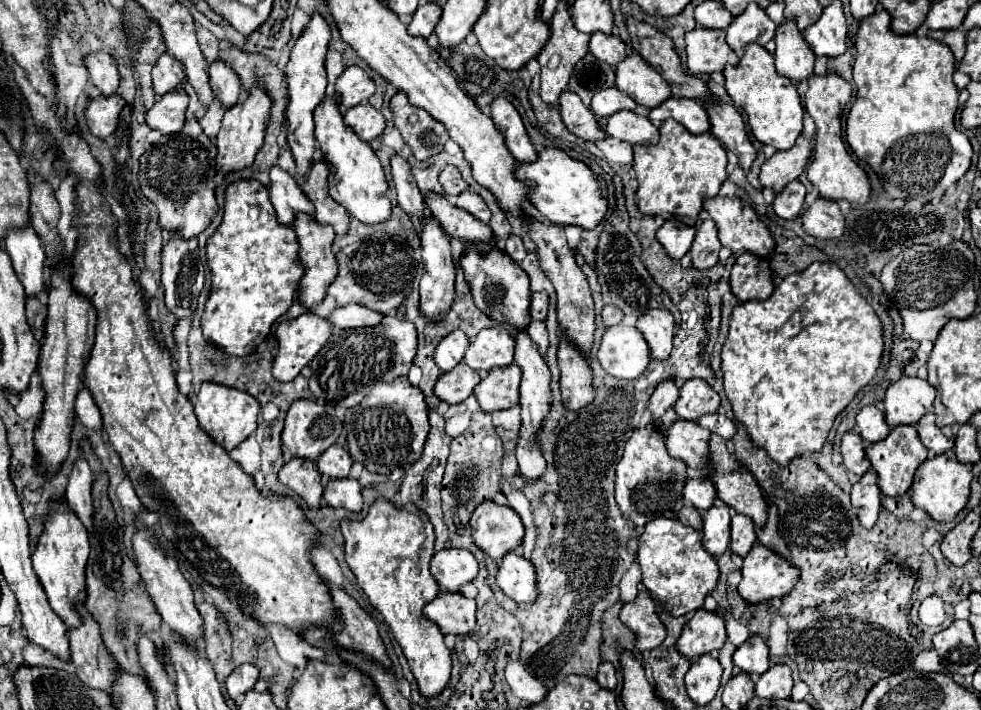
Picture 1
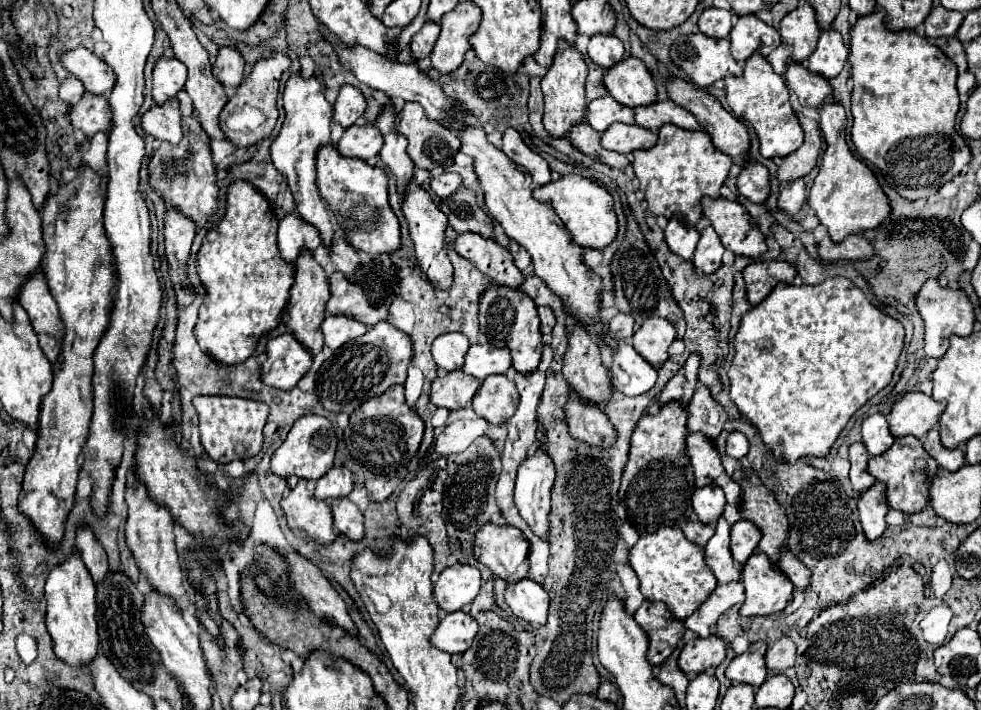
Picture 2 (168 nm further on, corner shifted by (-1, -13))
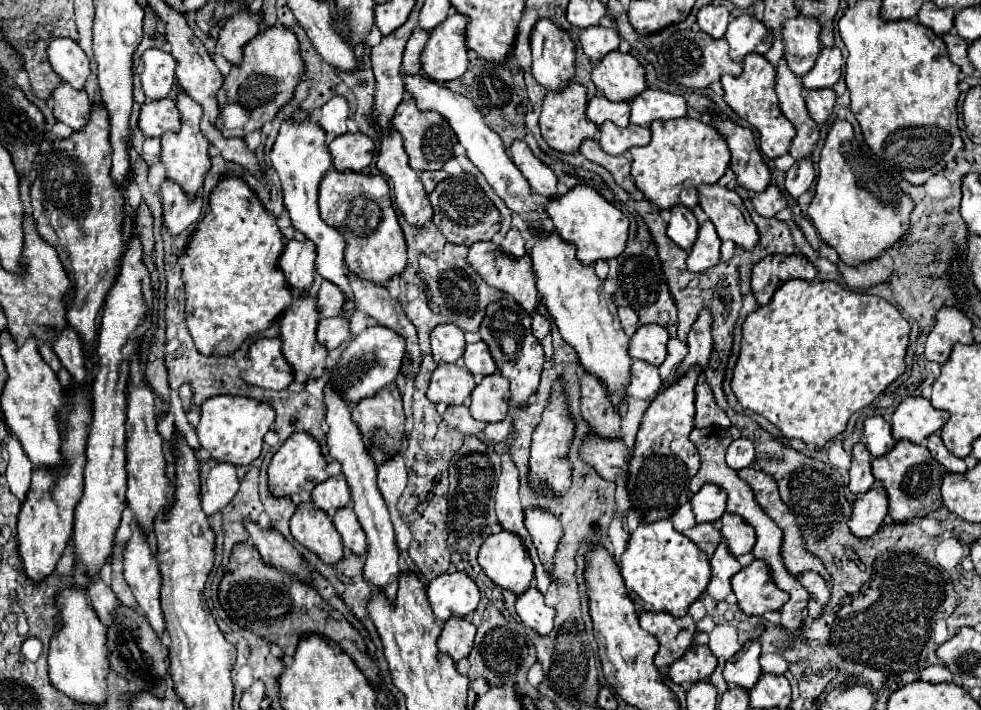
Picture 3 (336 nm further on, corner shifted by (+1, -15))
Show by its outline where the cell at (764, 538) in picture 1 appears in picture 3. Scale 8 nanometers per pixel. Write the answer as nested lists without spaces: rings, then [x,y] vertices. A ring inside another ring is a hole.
[[[805,572],[801,576],[797,576],[799,582],[807,588],[807,592],[811,594],[811,600],[809,600],[809,616],[811,618],[817,618],[821,614],[821,610],[825,610],[827,602],[829,602],[829,586],[825,584],[825,580],[817,574],[817,572]]]

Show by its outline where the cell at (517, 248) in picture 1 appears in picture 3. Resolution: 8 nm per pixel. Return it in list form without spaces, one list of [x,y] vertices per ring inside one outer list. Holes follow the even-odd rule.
[[[511,228],[507,232],[507,236],[503,238],[503,242],[501,242],[501,248],[505,252],[513,254],[513,256],[523,256],[525,254],[523,246],[525,246],[525,240],[523,240],[523,236],[521,236],[521,232],[517,228]]]

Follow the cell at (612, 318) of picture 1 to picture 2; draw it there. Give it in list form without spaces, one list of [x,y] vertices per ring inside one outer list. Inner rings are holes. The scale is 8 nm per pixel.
[[[619,312],[611,324],[609,324],[609,334],[611,338],[615,340],[625,340],[625,338],[631,338],[633,336],[633,318],[629,314],[623,314]]]

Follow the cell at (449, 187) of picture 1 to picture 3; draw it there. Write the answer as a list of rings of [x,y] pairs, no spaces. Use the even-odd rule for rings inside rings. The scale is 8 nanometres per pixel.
[[[437,170],[437,172],[421,172],[421,180],[423,180],[423,186],[425,186],[427,194],[433,192],[433,188],[435,188],[445,176],[447,176],[447,174],[445,174],[443,170]]]

